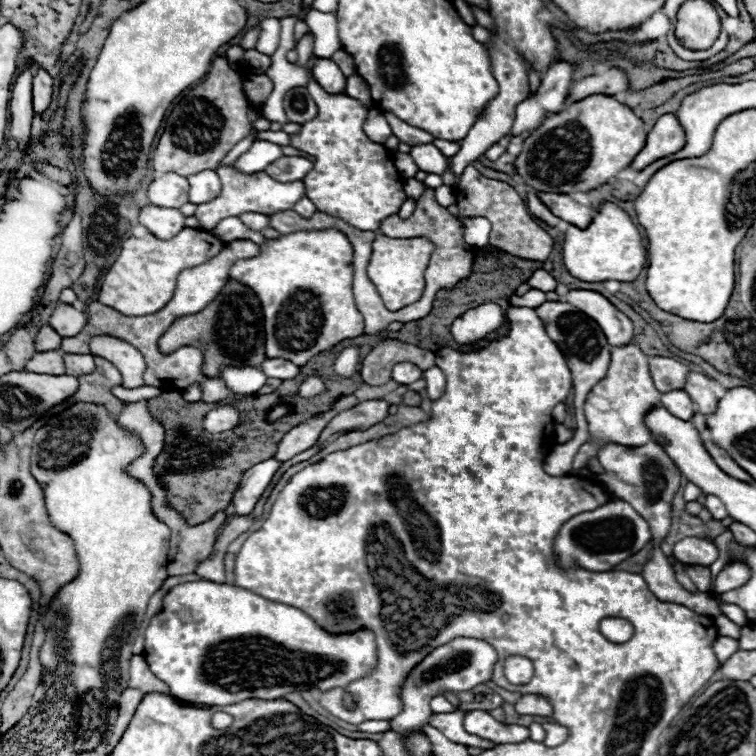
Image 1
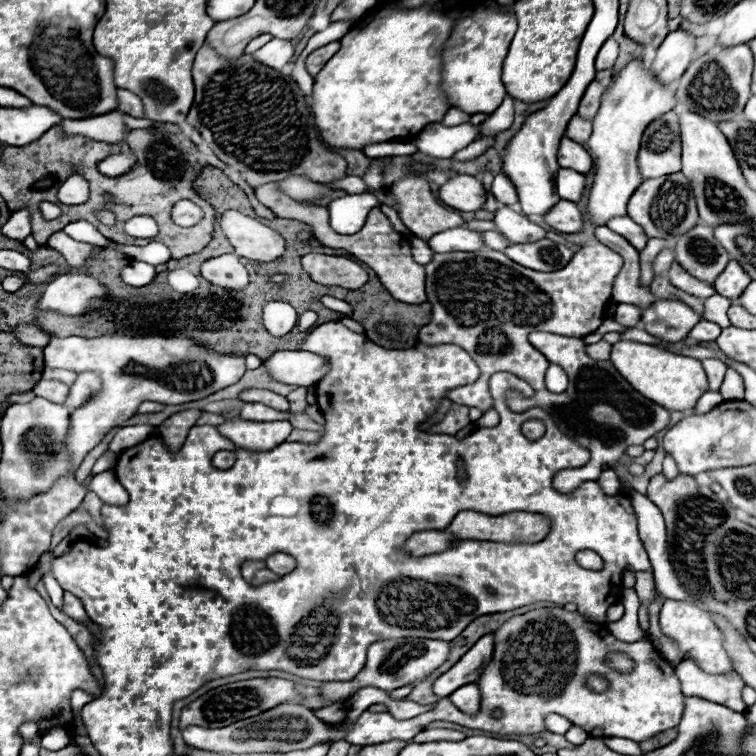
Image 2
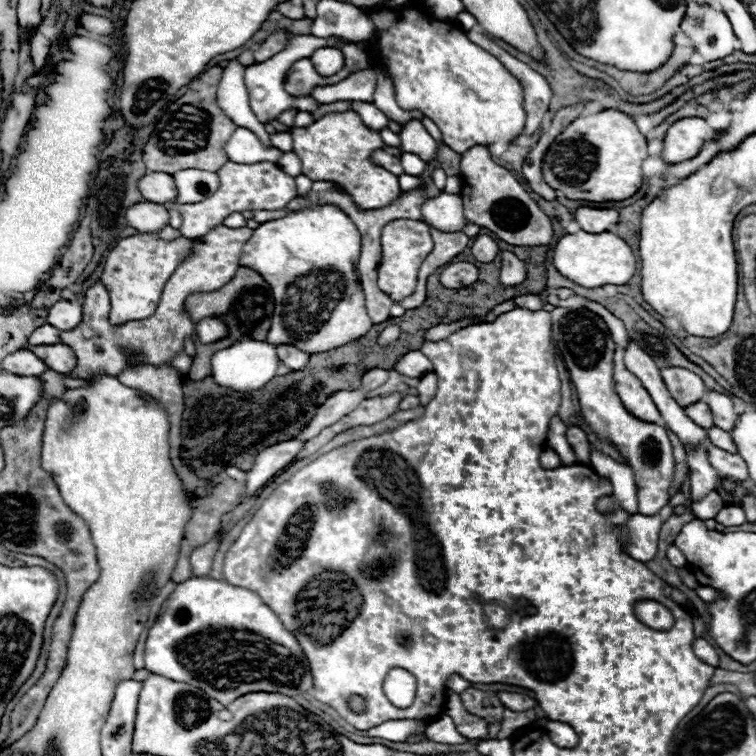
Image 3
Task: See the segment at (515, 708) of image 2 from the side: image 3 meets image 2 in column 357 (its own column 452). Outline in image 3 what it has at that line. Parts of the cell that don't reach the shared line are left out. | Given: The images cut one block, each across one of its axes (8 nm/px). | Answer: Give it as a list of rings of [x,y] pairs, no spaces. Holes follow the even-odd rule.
[[[446,714],[440,716],[438,720],[434,720],[426,728],[426,736],[434,742],[440,742],[440,744],[462,744],[462,742],[466,742],[466,738],[456,732],[456,726],[454,726],[452,718],[446,716]]]

